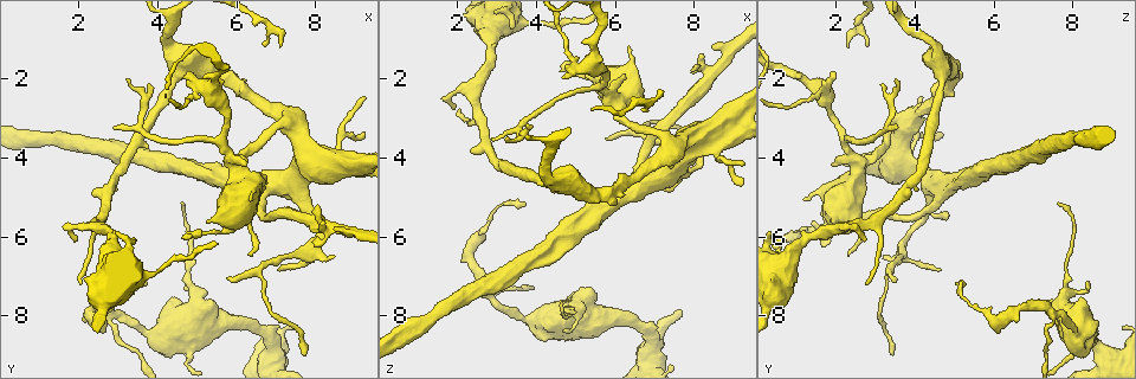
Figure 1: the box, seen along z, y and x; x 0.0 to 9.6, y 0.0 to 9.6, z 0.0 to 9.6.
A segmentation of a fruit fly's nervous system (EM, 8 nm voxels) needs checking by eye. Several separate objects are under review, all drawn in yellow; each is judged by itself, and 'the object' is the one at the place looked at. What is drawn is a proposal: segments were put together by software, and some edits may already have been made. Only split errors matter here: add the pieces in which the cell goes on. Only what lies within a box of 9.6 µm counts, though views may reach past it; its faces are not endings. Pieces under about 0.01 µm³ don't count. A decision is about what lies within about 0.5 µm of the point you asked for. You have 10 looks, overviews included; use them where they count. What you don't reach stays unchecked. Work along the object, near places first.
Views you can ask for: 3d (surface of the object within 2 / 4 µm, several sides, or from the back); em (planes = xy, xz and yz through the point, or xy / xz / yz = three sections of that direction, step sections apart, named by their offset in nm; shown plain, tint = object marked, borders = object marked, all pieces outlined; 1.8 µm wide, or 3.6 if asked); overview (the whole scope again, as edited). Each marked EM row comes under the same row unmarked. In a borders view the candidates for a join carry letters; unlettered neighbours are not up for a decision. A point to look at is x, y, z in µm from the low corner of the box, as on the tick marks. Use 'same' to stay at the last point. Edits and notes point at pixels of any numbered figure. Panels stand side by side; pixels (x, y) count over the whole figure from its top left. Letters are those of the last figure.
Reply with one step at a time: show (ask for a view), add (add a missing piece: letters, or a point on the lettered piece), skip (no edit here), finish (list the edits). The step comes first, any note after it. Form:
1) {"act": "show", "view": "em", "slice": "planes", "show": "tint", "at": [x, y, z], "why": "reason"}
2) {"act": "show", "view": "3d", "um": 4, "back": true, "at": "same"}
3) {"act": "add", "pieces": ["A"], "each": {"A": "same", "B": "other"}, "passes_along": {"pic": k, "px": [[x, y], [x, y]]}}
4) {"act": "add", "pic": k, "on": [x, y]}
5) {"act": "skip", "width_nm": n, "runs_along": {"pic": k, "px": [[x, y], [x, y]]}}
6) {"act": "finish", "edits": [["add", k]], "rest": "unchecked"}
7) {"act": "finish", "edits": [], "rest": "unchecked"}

{"act": "show", "view": "em", "slice": "xy", "step": 8, "show": "tint", "at": [2.85, 7.95, 7.60], "why": "calibre changes"}

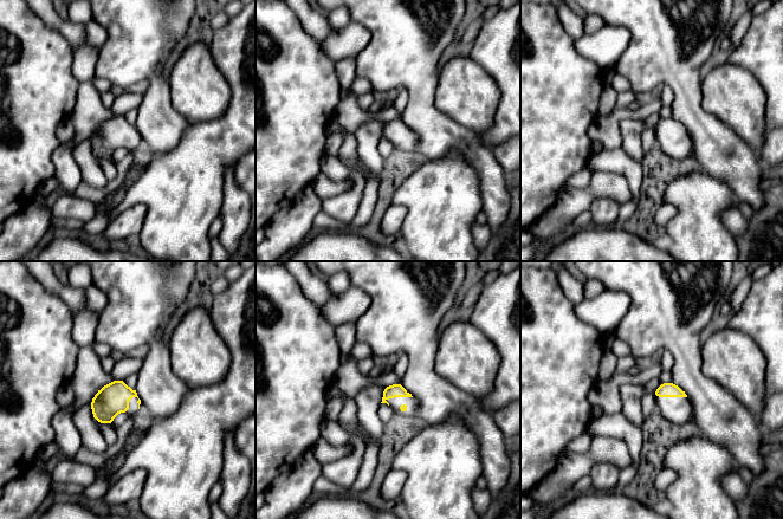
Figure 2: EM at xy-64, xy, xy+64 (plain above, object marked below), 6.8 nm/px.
{"act": "show", "view": "em", "slice": "xy", "step": 8, "show": "borders", "at": "same", "why": "what lies round it"}

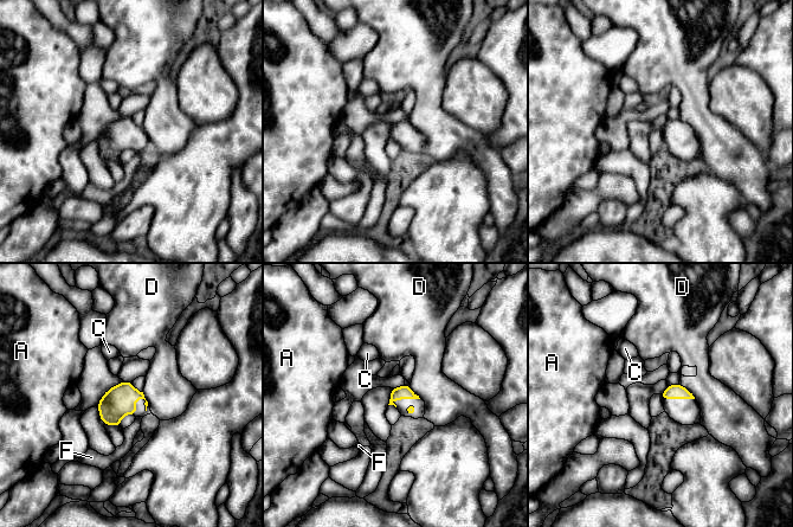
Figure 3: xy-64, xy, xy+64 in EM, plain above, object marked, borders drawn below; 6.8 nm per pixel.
{"act": "skip", "width_nm": 100, "each": {"A": "other", "C": "other", "D": "other", "F": "other"}, "border": {"pic": 3, "px": [[679, 383], [695, 398]]}, "found": "no lettered piece goes on from it"}

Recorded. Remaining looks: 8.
{"act": "show", "view": "3d", "um": 4, "at": [5.15, 7.95, 7.75], "why": "thick turns thin"}

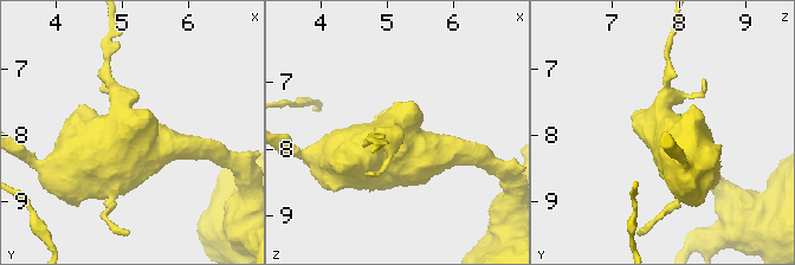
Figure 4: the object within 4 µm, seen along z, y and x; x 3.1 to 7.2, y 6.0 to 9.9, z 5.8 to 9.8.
{"act": "show", "view": "em", "um": 3.6, "slice": "xy", "step": 8, "show": "tint", "at": [5.10, 7.90, 7.80], "why": "need the tissue"}

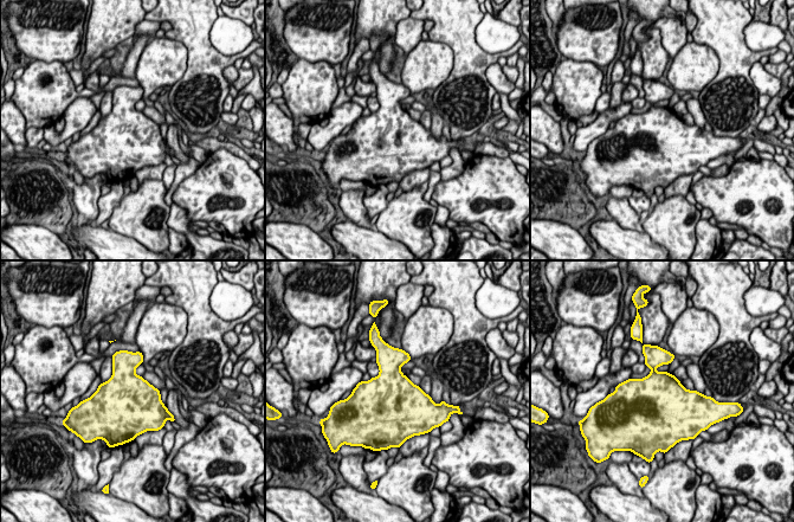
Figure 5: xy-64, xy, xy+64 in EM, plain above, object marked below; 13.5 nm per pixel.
{"act": "show", "view": "em", "um": 3.6, "slice": "planes", "show": "borders", "at": "same", "why": "cut it another way"}

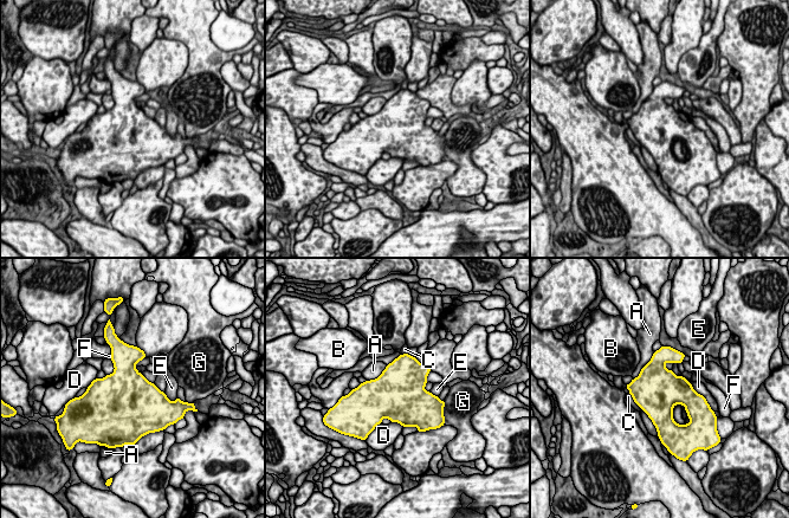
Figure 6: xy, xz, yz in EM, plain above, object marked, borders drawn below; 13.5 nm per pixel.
{"act": "skip", "each": {"A": "other", "B": "other", "C": "other", "D": "other", "E": "other", "F": "other", "G": "other"}, "border": {"pic": 6, "px": [[654, 351], [651, 360], [633, 379]]}, "found": "none of them fits"}

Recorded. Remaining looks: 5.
{"act": "show", "view": "3d", "um": 2, "at": [3.00, 7.65, 5.30], "why": "calibre changes"}

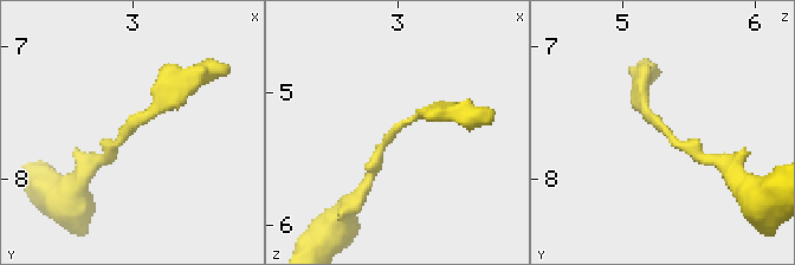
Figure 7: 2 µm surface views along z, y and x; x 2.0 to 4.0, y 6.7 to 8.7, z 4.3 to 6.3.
{"act": "show", "view": "em", "slice": "planes", "show": "borders", "at": [3.00, 7.60, 5.30]}

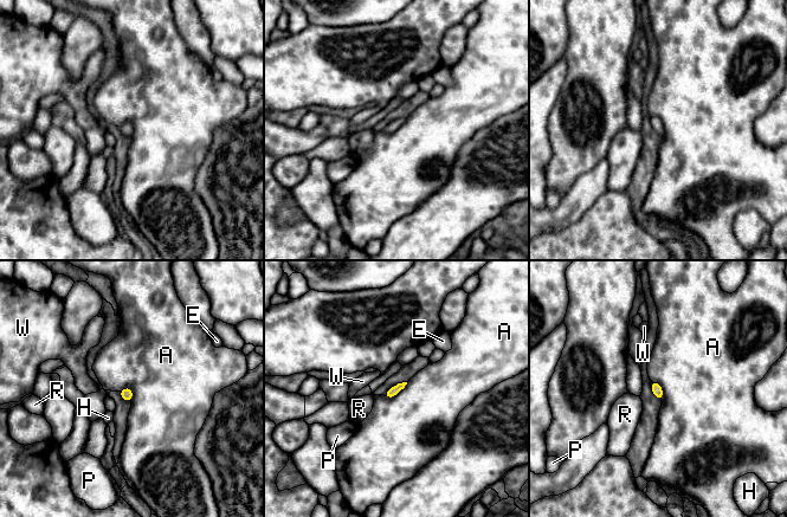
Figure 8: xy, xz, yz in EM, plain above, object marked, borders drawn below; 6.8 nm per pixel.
{"act": "skip", "each": {"A": "other", "E": "other", "H": "other", "P": "other", "R": "other", "W": "other"}, "found": "none of them fits"}

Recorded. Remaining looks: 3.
{"act": "show", "view": "em", "slice": "planes", "show": "borders", "at": [6.70, 1.15, 2.80], "why": "branch stops here"}

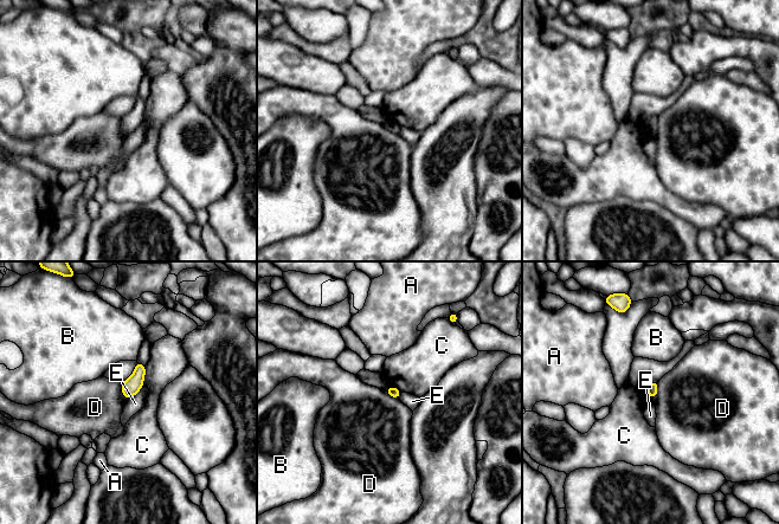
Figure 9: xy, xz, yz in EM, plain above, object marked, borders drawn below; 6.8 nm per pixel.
{"act": "skip", "each": {"A": "other", "B": "other", "C": "other", "D": "other", "E": "other"}, "border": {"pic": 9, "px": [[658, 381], [658, 388], [652, 399]]}, "found": "none of them fits"}

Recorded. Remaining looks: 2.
{"act": "finish", "edits": [], "rest": "unchecked"}

